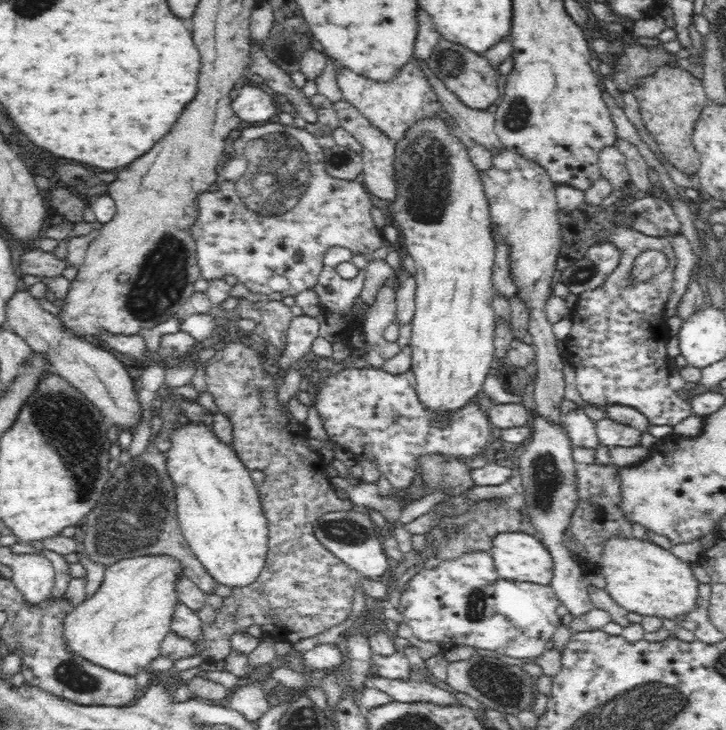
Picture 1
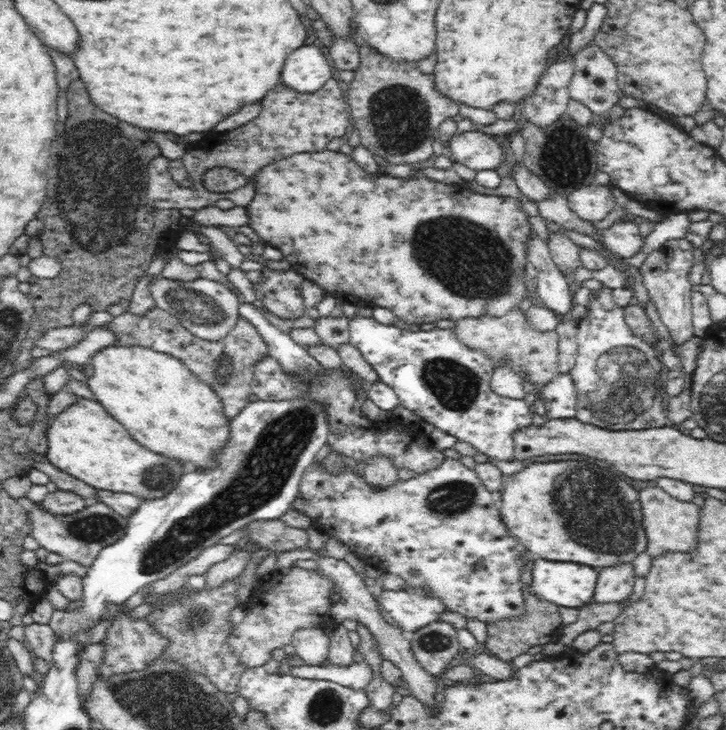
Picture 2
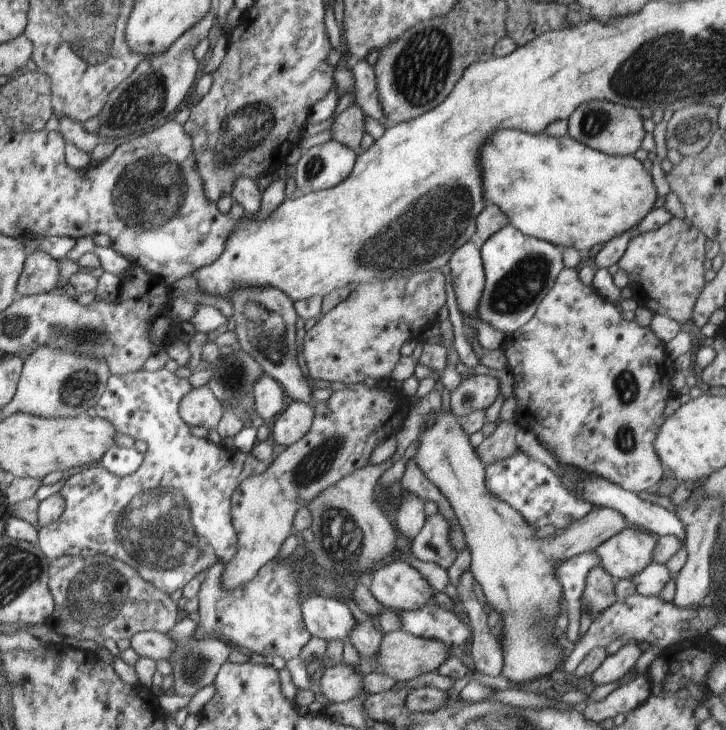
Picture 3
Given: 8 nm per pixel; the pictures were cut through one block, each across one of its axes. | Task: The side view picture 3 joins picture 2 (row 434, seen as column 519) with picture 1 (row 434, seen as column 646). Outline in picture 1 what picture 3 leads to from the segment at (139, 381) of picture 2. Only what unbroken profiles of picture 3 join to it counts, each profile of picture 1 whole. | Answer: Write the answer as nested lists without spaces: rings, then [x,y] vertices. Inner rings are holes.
[[[182,421],[182,426],[178,427],[177,429],[174,429],[171,432],[170,444],[171,444],[171,447],[166,452],[167,453],[167,469],[168,469],[168,474],[170,475],[170,478],[173,480],[173,483],[175,484],[174,492],[175,492],[175,499],[176,499],[176,505],[177,505],[176,511],[178,512],[178,522],[180,524],[181,533],[183,535],[183,538],[186,538],[186,541],[188,542],[190,546],[191,552],[196,556],[196,559],[198,559],[199,562],[204,566],[204,569],[206,569],[208,574],[212,576],[212,579],[214,579],[214,581],[224,586],[230,587],[231,589],[234,589],[235,587],[243,588],[243,587],[249,586],[250,584],[253,584],[258,579],[258,576],[260,576],[260,574],[263,572],[263,569],[265,566],[265,560],[267,558],[267,553],[269,550],[269,528],[267,525],[266,517],[264,516],[264,511],[262,510],[262,504],[261,504],[261,500],[258,494],[259,489],[257,488],[257,485],[254,483],[254,481],[250,479],[250,470],[248,470],[248,468],[246,468],[246,465],[237,457],[237,453],[233,449],[233,447],[230,444],[224,444],[211,431],[209,422],[200,422],[200,423],[189,423],[189,422],[185,423],[184,422],[184,426],[183,426],[183,421]]]

